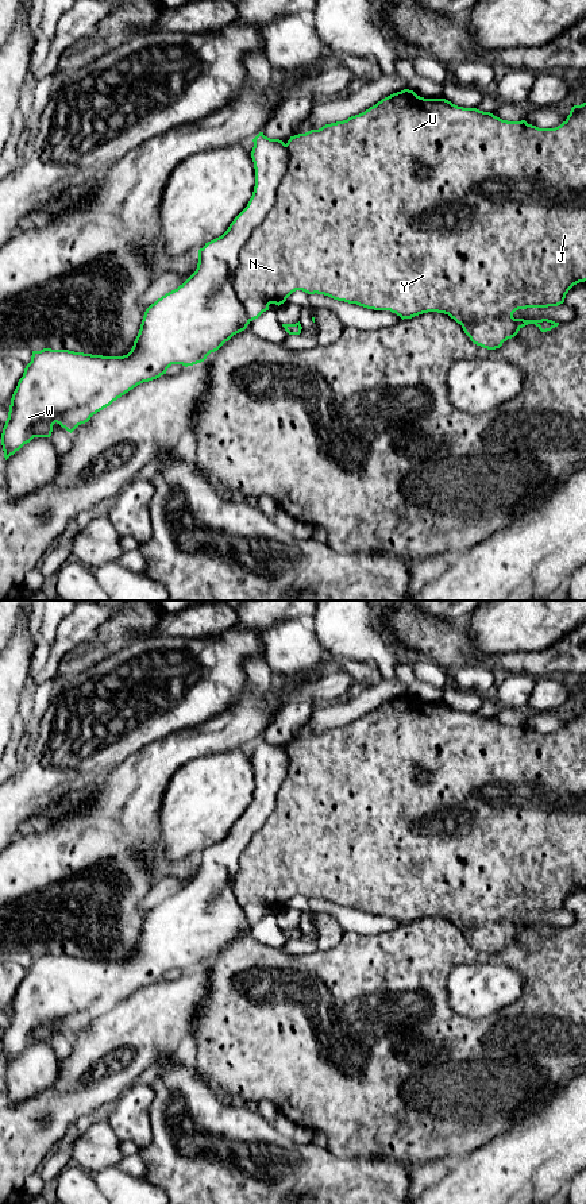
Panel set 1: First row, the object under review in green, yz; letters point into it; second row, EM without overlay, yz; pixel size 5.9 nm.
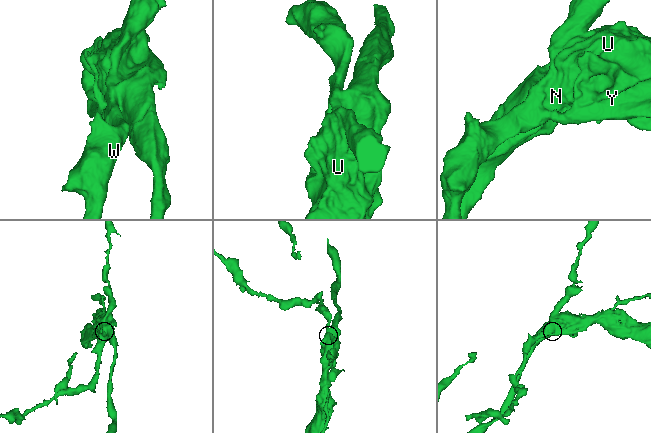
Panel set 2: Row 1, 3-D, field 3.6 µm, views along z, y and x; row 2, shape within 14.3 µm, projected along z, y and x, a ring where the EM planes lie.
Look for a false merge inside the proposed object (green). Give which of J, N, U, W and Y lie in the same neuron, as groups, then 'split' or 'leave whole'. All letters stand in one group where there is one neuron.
J N U Y / W | split

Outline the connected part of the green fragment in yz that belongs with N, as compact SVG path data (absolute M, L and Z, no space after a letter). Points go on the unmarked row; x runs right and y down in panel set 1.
M404 694L347 725L290 741L286 752L288 771L274 810L240 853L239 869L232 879L234 895L248 926L269 915L270 908L279 911L293 896L302 895L367 914L390 915L402 925L428 916L444 918L462 930L474 949L496 954L528 929L535 929L541 937L558 931L559 927L548 923L514 923L513 918L527 912L558 911L574 890L586 885L586 707L574 710L560 730L539 733L525 725L502 725L490 717L458 711L446 703L424 703Z

